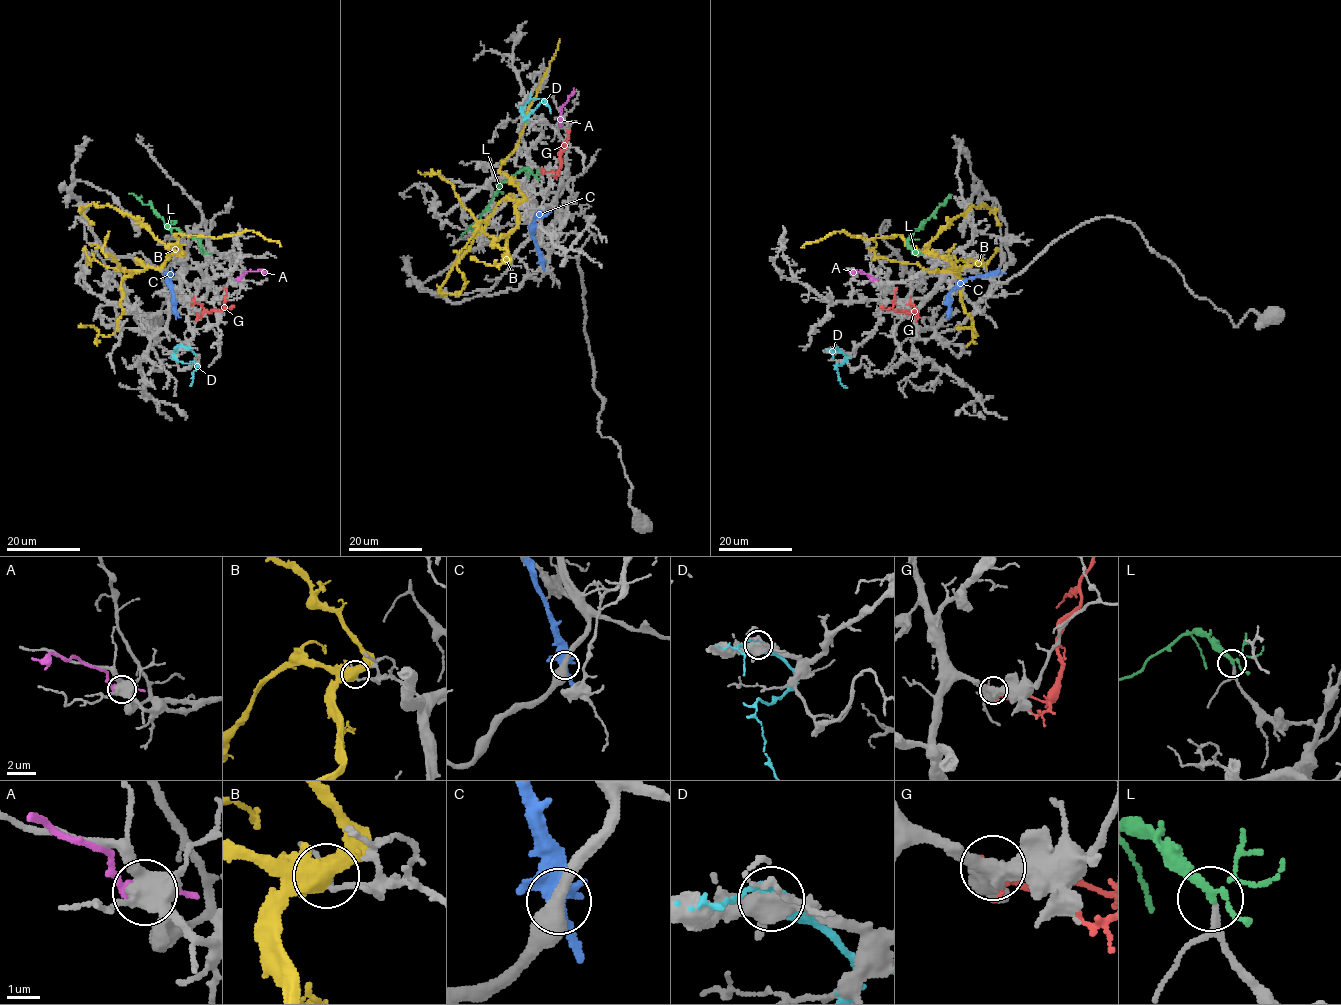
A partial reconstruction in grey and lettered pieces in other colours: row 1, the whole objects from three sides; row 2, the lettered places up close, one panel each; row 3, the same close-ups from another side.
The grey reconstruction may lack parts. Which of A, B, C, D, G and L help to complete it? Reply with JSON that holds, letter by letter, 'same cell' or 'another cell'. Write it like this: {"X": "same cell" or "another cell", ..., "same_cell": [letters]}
{"A": "another cell", "B": "another cell", "C": "another cell", "D": "another cell", "G": "another cell", "L": "same cell", "same_cell": ["L"]}

